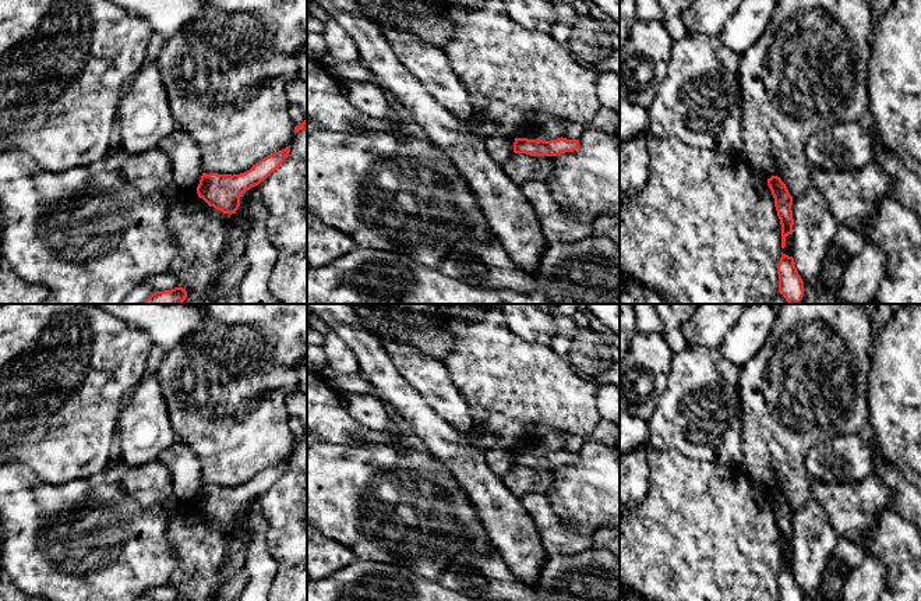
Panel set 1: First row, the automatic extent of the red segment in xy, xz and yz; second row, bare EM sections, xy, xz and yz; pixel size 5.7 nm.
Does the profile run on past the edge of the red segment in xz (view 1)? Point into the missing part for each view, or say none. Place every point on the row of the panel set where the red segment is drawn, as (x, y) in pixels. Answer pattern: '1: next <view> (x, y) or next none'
1: next none

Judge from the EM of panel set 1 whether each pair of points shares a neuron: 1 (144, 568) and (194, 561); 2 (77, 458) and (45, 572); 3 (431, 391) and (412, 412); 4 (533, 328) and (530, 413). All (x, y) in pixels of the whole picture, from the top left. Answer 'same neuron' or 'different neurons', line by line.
1: different neurons
2: different neurons
3: different neurons
4: different neurons

